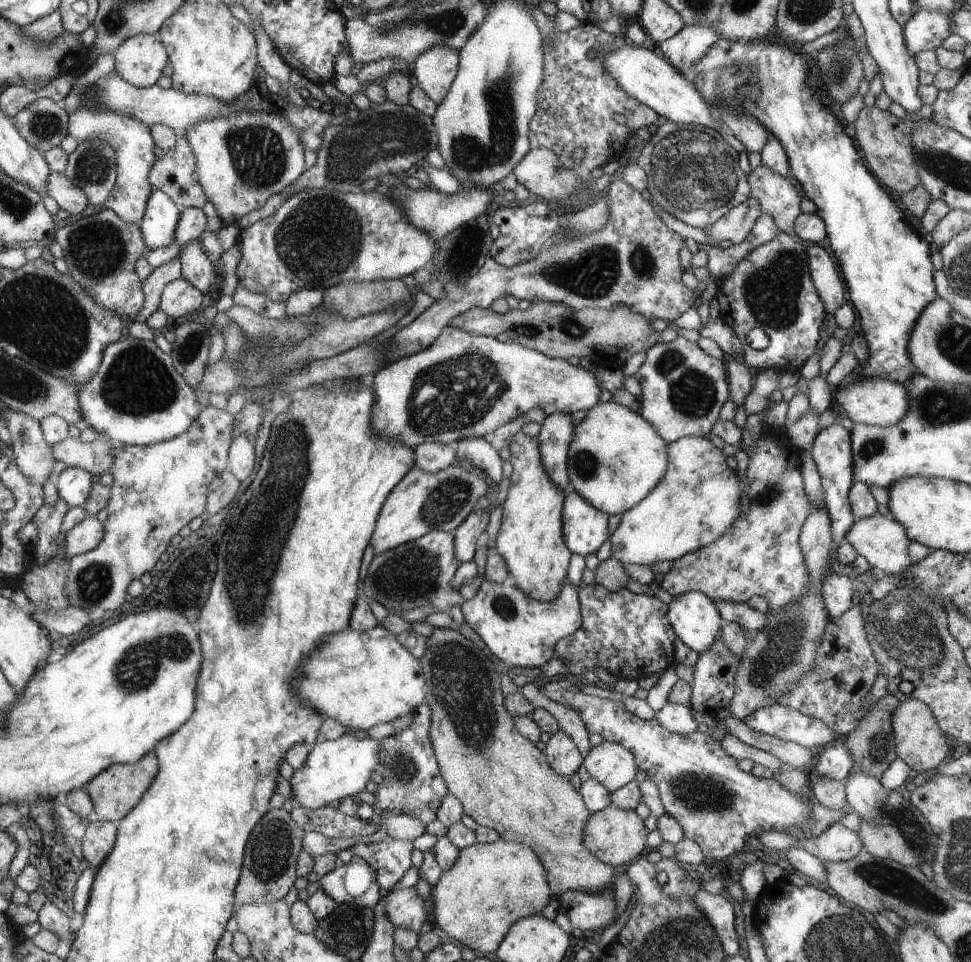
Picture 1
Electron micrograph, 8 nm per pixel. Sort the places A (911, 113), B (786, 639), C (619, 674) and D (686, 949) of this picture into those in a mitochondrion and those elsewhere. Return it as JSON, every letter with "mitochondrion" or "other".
{"A":"other","B":"mitochondrion","C":"other","D":"mitochondrion"}

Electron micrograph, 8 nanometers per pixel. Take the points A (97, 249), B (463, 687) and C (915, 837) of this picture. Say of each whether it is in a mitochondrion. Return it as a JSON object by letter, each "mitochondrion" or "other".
{"A":"mitochondrion","B":"mitochondrion","C":"mitochondrion"}

